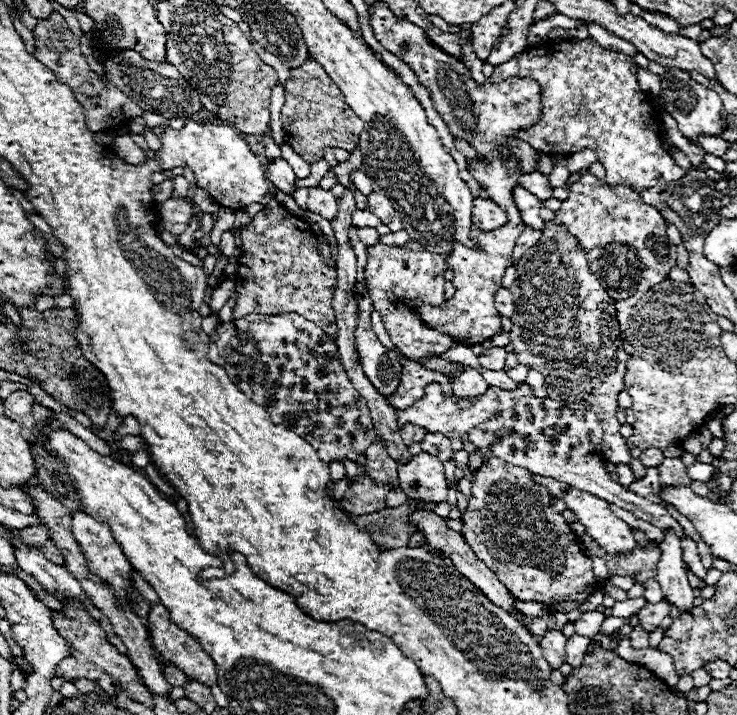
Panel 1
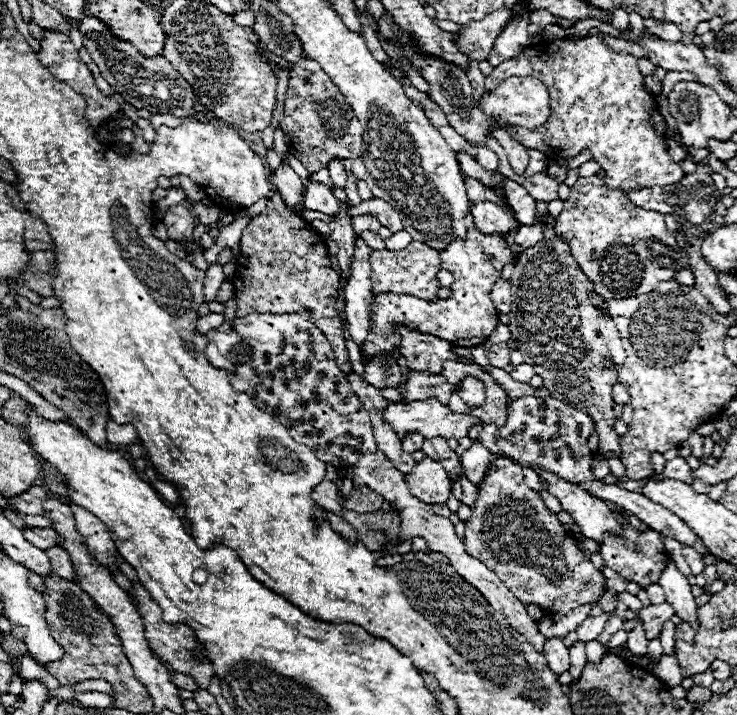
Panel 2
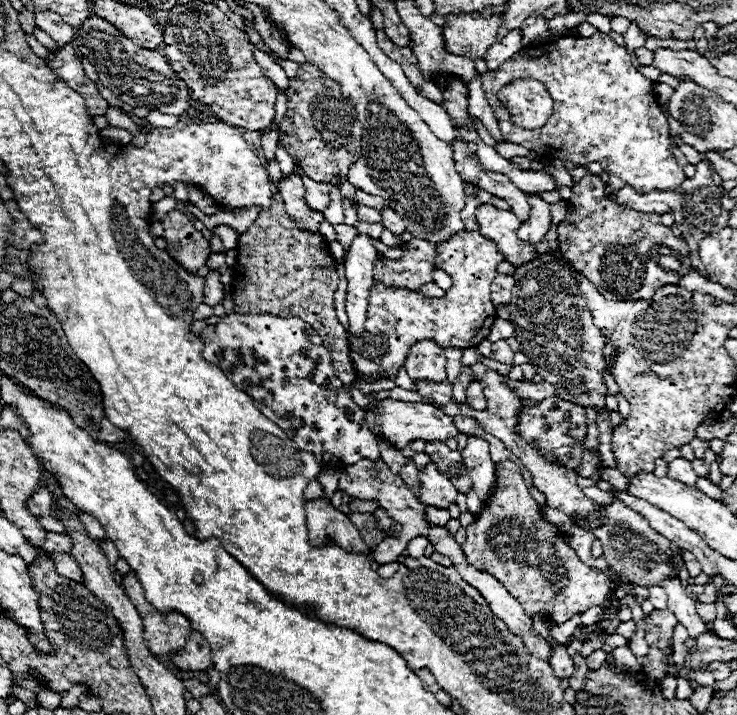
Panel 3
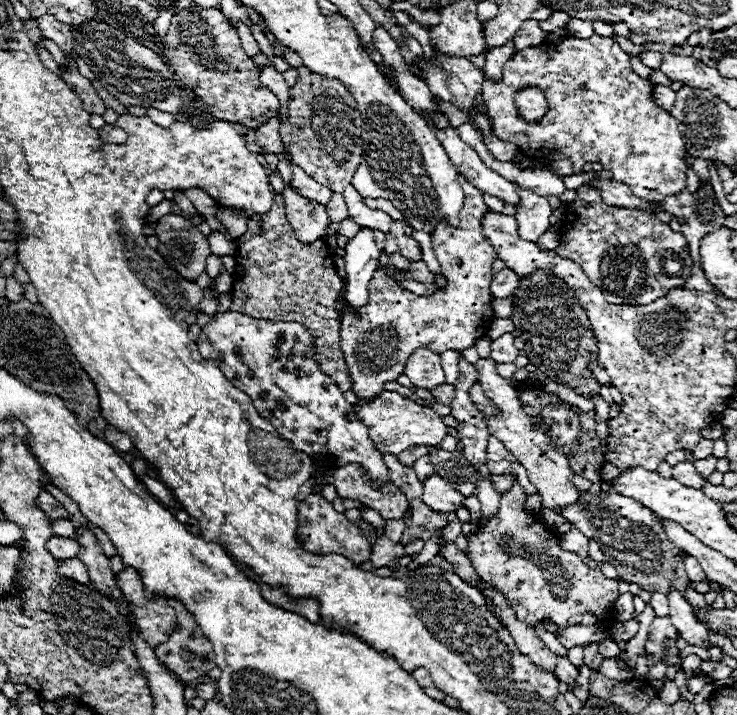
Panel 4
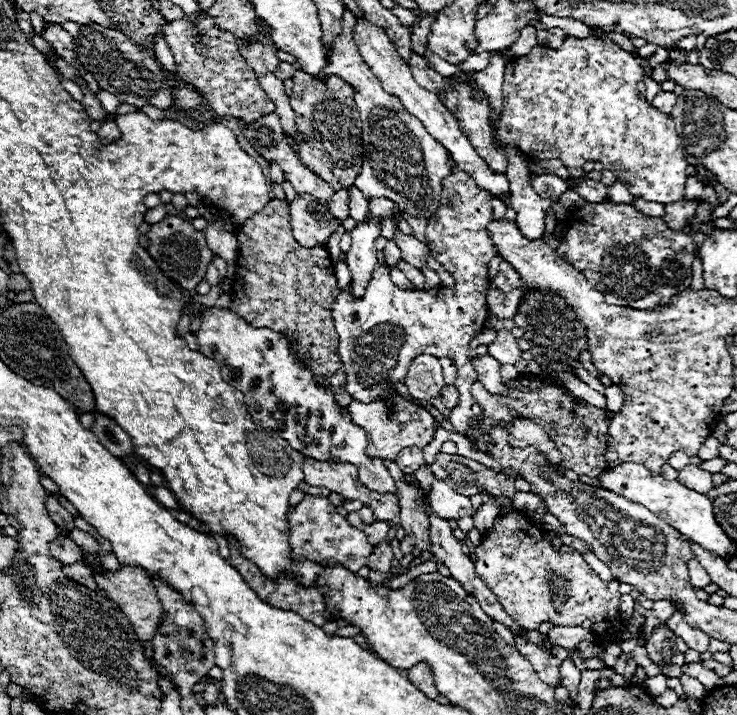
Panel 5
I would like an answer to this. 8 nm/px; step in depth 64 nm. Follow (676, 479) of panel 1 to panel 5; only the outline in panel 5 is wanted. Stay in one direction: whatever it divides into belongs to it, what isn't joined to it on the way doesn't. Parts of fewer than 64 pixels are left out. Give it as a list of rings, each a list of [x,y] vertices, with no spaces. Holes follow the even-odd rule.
[[[690,464],[686,466],[684,470],[678,472],[678,480],[684,484],[684,486],[690,486],[690,490],[698,490],[700,494],[708,494],[714,484],[712,484],[712,474]]]

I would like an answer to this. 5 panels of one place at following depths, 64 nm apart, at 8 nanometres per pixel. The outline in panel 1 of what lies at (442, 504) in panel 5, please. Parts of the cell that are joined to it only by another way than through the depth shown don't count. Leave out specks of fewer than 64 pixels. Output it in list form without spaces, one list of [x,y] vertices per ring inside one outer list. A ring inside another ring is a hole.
[[[426,452],[412,456],[408,464],[398,464],[398,480],[408,498],[446,502],[448,484],[444,476],[444,466],[438,458]]]

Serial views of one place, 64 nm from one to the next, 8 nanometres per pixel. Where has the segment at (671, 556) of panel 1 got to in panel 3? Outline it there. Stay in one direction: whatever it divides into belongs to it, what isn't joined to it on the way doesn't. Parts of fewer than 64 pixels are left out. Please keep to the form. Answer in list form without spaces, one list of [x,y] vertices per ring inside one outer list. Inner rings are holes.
[[[678,578],[664,580],[662,584],[666,596],[668,596],[668,608],[676,616],[676,622],[680,622],[688,630],[688,638],[698,638],[698,634],[706,632],[706,624],[696,614],[694,602],[684,594],[684,588]]]

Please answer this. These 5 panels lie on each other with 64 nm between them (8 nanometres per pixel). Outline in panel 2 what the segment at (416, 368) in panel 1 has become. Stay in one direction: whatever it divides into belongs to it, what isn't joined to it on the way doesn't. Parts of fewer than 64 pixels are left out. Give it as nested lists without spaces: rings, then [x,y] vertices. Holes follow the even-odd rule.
[[[410,372],[406,384],[400,388],[402,394],[406,394],[406,402],[414,402],[418,398],[438,398],[440,402],[448,402],[454,386],[446,382],[444,376],[434,374],[422,374],[422,372]]]

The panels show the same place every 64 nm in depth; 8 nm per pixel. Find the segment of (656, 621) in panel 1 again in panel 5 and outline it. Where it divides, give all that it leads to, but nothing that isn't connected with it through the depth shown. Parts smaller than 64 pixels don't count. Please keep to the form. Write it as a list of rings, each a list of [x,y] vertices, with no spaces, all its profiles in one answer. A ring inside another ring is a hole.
[[[658,628],[654,636],[646,642],[648,656],[654,660],[654,664],[666,678],[680,678],[684,666],[684,654],[676,648],[674,640],[676,636],[672,634],[672,630]]]

